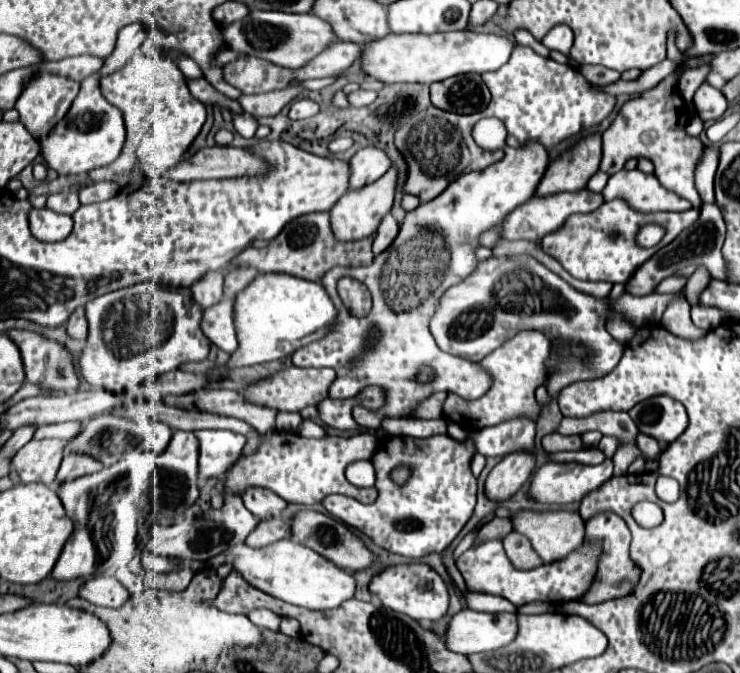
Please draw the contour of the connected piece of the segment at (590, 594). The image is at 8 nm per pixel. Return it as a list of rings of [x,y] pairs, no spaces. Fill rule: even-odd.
[[[611,512],[597,514],[595,518],[591,518],[585,524],[585,534],[587,534],[591,544],[601,540],[601,554],[599,554],[601,558],[597,560],[597,573],[595,580],[593,580],[595,584],[589,586],[589,590],[581,596],[581,600],[589,602],[589,604],[597,604],[597,602],[605,602],[605,600],[611,600],[611,598],[621,598],[621,596],[627,596],[629,592],[633,592],[633,586],[639,580],[639,568],[629,558],[631,532],[629,532],[625,520],[611,514]]]

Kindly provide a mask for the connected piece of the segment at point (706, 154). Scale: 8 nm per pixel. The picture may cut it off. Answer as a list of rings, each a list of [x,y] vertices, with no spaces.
[[[705,146],[697,166],[695,166],[695,188],[703,202],[713,202],[713,178],[719,162],[719,148]]]

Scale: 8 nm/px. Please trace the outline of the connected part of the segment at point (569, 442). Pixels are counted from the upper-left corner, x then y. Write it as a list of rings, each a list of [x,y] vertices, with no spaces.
[[[551,432],[541,438],[541,446],[545,452],[559,452],[559,450],[581,450],[583,442],[581,436],[559,436]]]

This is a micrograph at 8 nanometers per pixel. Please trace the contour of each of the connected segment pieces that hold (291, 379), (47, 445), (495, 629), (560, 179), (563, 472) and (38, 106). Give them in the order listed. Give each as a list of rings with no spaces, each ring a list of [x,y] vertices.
[[[285,368],[277,372],[273,378],[261,380],[253,386],[249,386],[245,392],[241,392],[247,400],[263,406],[271,406],[275,410],[287,410],[287,412],[299,412],[305,406],[319,404],[329,394],[329,386],[335,380],[335,370],[331,368]]]
[[[49,438],[49,440],[31,440],[19,454],[13,458],[13,468],[17,470],[23,484],[41,482],[53,484],[59,470],[61,458],[65,454],[67,440]]]
[[[465,608],[451,618],[445,646],[459,654],[487,652],[505,646],[515,638],[515,634],[517,622],[513,614],[487,614]]]
[[[589,134],[559,154],[547,168],[537,196],[555,192],[577,192],[587,186],[589,178],[599,170],[601,134]]]
[[[607,458],[605,462],[597,464],[597,466],[583,466],[583,464],[557,464],[557,462],[547,462],[543,466],[539,466],[533,472],[527,496],[533,502],[541,502],[541,504],[569,504],[569,502],[579,502],[587,492],[595,490],[597,486],[601,486],[603,482],[607,482],[607,478],[611,478],[613,472],[613,464],[611,458]]]
[[[35,72],[25,82],[25,86],[21,90],[21,96],[15,104],[15,110],[19,112],[23,126],[35,138],[41,138],[41,134],[49,132],[55,126],[55,122],[59,122],[59,118],[63,118],[63,114],[67,114],[67,110],[69,110],[71,102],[75,100],[77,92],[79,92],[79,82],[75,82],[71,78],[63,78],[63,76],[49,74],[49,72]]]

